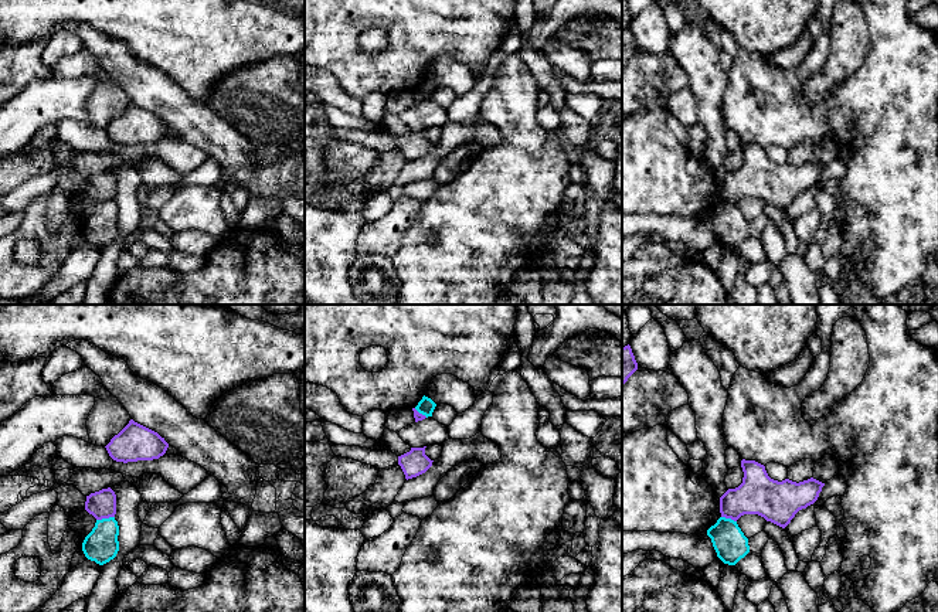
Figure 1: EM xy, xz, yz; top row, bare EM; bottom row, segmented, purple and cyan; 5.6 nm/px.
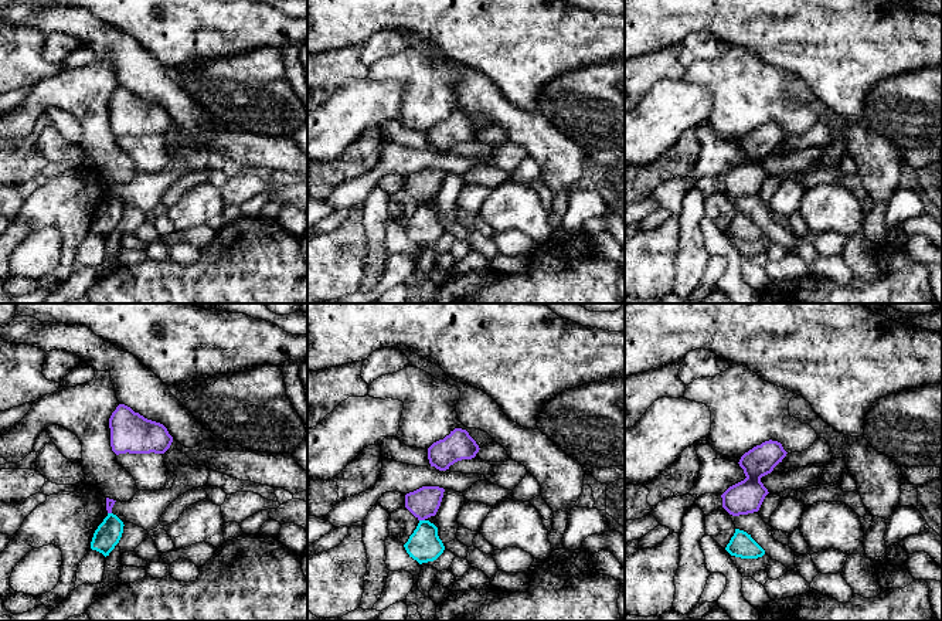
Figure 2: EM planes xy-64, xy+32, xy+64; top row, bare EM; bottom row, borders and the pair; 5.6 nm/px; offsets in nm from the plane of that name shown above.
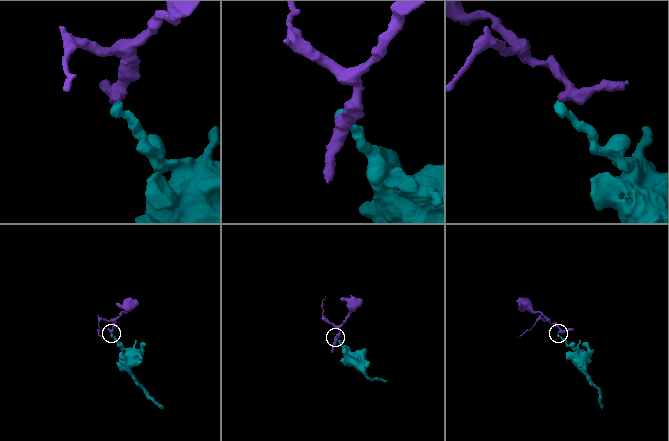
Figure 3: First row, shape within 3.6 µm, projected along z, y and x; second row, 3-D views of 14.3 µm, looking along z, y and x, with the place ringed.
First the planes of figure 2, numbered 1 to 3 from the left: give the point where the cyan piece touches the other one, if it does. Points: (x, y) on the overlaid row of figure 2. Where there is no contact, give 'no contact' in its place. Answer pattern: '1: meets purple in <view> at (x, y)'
1: meets purple in xy-64 at (109, 512)
2: meets purple in xy+32 at (422, 519)
3: no contact

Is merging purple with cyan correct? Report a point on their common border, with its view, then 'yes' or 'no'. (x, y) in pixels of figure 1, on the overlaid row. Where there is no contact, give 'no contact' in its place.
contact xy (105, 517); no

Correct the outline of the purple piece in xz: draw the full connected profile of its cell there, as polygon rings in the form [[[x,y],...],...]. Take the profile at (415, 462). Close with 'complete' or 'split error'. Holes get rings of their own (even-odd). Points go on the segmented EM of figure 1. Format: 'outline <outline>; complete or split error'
outline [[[411,448],[409,452],[398,456],[398,465],[407,480],[425,473],[432,466],[434,460],[425,455],[425,448]]]; complete

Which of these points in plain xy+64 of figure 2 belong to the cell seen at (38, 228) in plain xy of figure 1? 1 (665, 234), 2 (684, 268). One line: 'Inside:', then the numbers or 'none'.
Inside: 1

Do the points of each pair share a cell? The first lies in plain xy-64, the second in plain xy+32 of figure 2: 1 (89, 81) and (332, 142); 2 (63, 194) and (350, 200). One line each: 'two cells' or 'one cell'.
1: one cell
2: two cells

